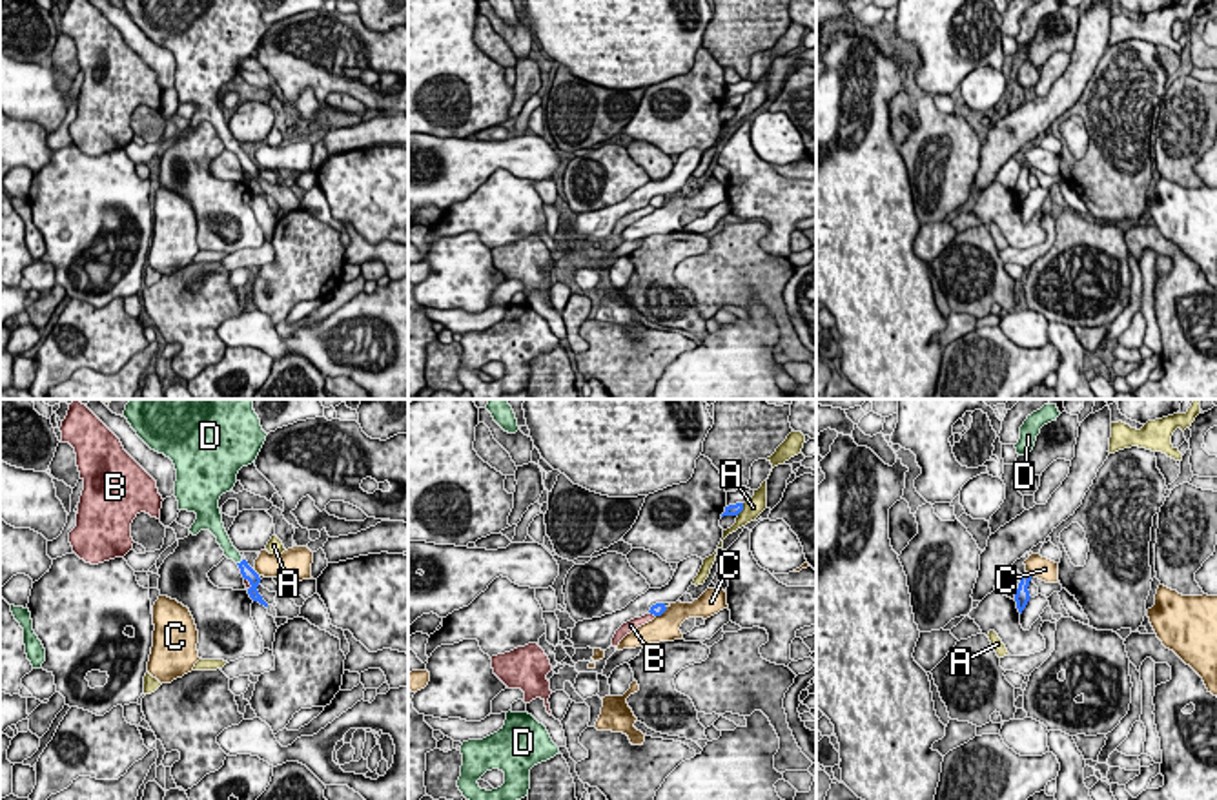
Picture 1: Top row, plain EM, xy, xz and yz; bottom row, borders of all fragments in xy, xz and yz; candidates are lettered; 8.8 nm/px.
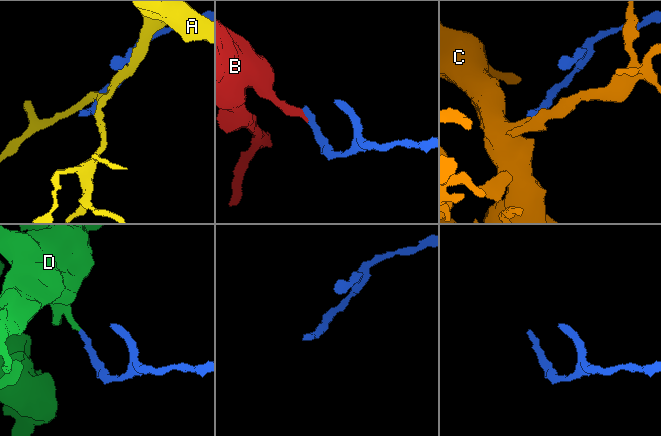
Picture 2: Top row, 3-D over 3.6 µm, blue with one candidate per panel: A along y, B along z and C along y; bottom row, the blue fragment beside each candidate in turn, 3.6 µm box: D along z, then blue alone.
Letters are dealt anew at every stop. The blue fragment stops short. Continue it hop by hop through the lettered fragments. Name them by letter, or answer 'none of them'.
D

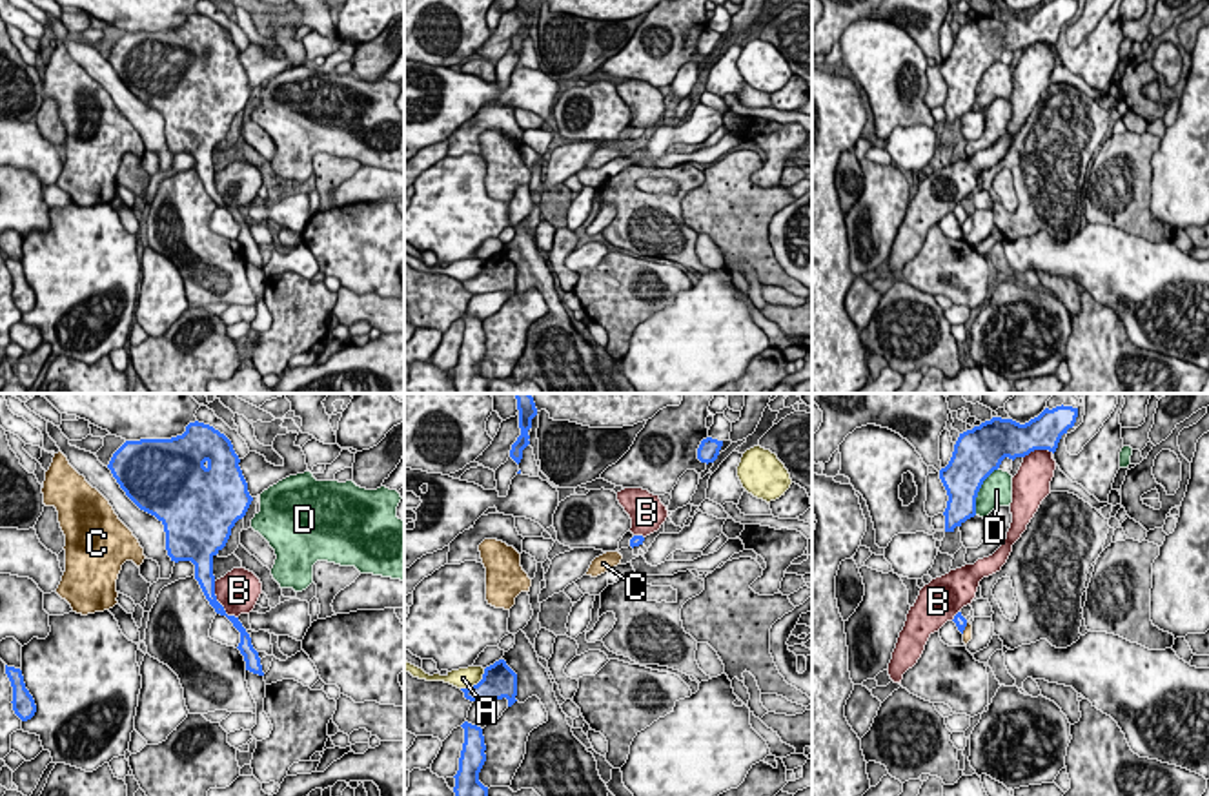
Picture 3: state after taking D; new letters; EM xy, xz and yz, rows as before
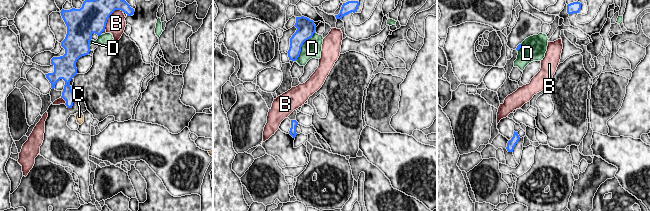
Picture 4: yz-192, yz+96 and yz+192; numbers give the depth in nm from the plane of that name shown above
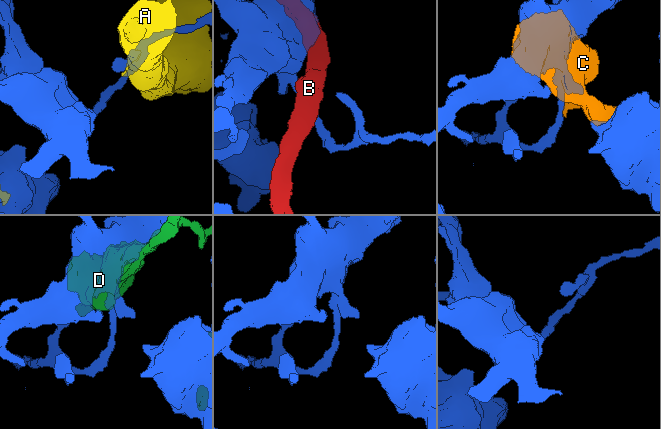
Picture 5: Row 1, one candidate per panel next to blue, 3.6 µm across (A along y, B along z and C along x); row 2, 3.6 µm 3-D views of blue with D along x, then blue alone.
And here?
none of them

